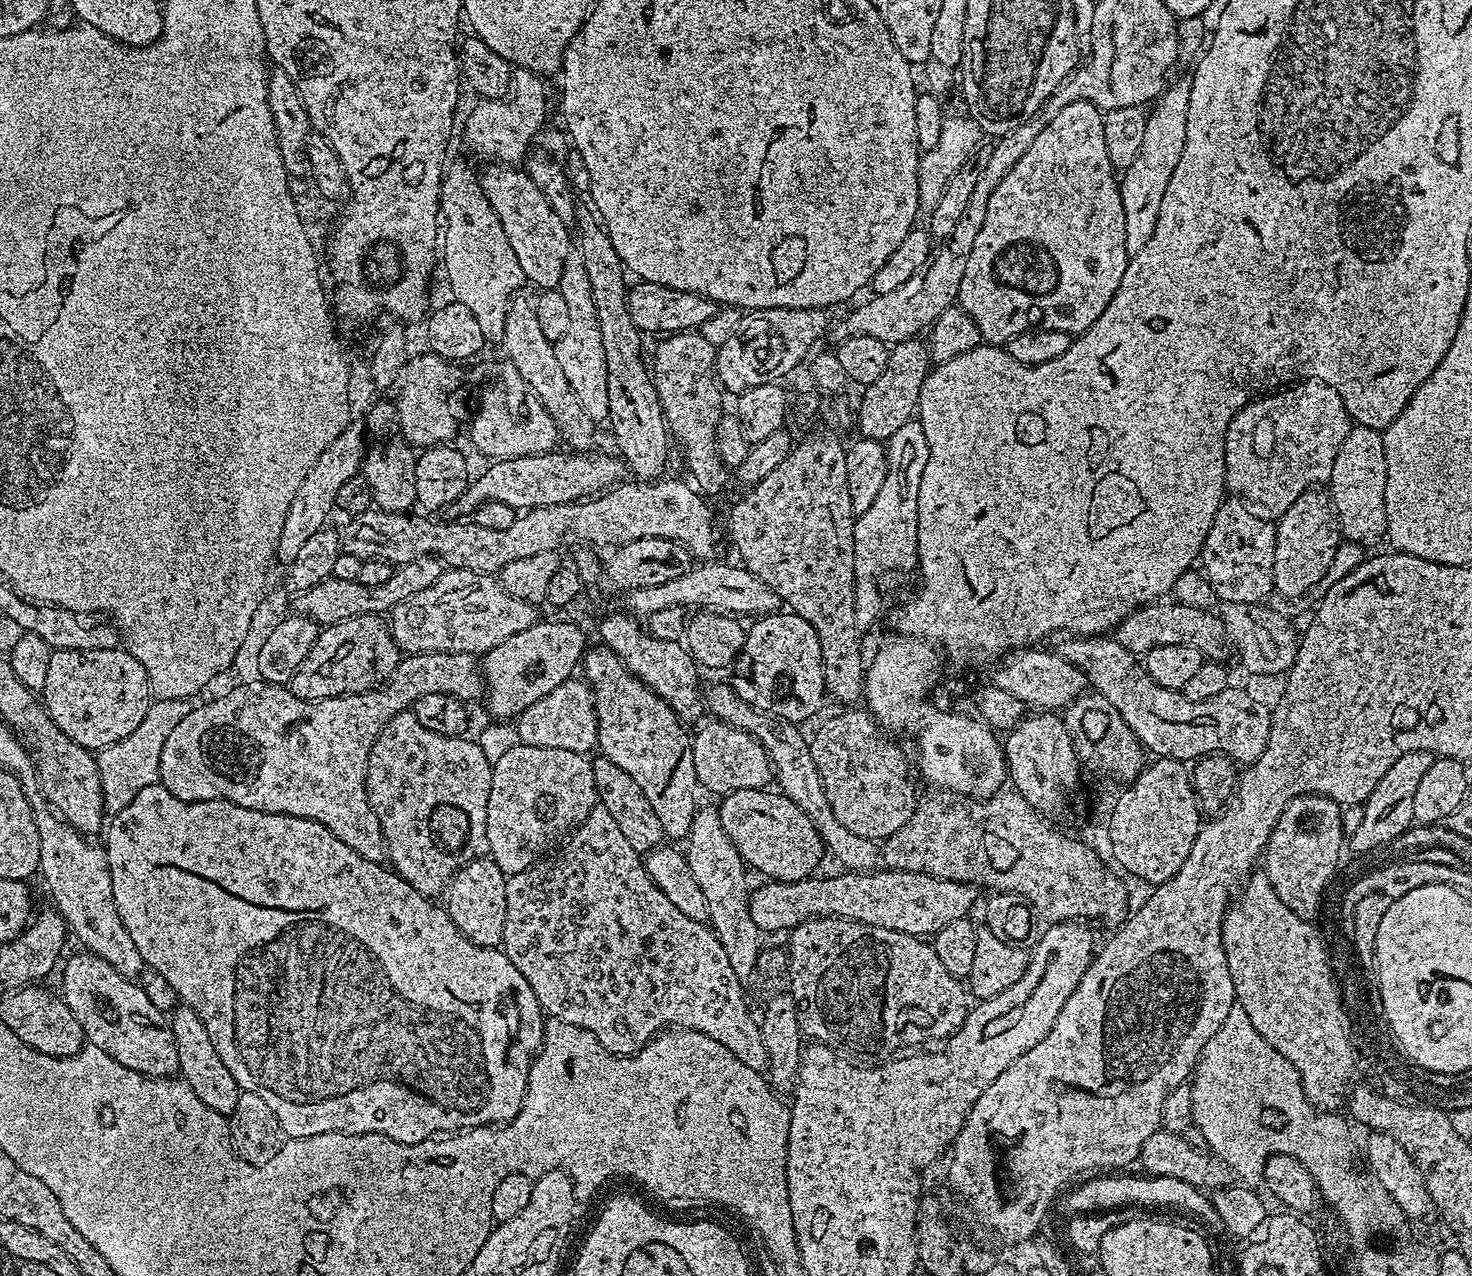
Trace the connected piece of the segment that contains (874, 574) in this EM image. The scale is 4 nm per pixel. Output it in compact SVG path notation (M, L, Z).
M919 419L906 422L886 441L888 469L882 490L874 498L870 510L856 517L854 526L854 606L856 623L872 624L884 608L884 596L880 593L880 579L891 572L917 571L918 554L918 486L922 483L922 470L926 470L926 458L930 458L930 446L926 446L926 434Z

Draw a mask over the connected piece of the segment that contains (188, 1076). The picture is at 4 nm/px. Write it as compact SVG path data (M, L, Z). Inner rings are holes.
M181 1006L171 1013L170 1023L174 1030L174 1042L178 1046L179 1079L186 1081L190 1090L198 1094L198 1099L206 1102L210 1110L218 1110L218 1114L229 1117L238 1103L242 1089L234 1074L230 1074L226 1062L222 1062L218 1050L214 1050L214 1042L210 1042L210 1034L206 1034L202 1018L198 1018L194 1010Z

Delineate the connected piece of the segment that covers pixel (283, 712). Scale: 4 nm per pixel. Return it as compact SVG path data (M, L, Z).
M417 652L408 654L401 659L400 665L394 670L394 674L389 678L388 683L382 684L378 688L371 688L368 692L359 692L349 696L335 696L325 700L303 700L292 693L291 687L282 684L255 683L240 684L233 692L228 692L225 696L220 696L217 700L202 705L201 708L193 707L186 718L182 718L182 722L178 722L178 726L174 726L174 730L170 732L170 738L166 738L166 746L162 748L160 783L164 785L166 790L170 790L170 794L174 794L174 798L178 798L182 802L193 804L203 800L229 800L250 810L277 812L278 814L313 820L322 826L326 826L326 830L330 830L330 834L334 834L334 838L338 838L338 842L346 842L346 846L350 846L350 850L354 850L362 858L377 862L383 861L386 856L384 836L381 834L380 823L374 814L374 810L368 804L364 775L368 765L368 755L378 738L378 734L382 734L382 730L390 722L390 718L394 718L399 712L409 711L412 705L418 702L418 698L422 698L424 694L450 694L458 700L471 702L471 700L478 699L479 696L481 699L486 692L481 665L478 663L477 657L470 652Z

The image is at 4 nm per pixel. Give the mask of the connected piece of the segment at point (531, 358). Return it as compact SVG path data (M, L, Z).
M513 299L506 314L506 321L503 327L503 338L501 340L507 361L522 375L522 380L527 382L533 393L539 398L540 404L554 419L556 431L559 437L564 440L569 449L576 452L588 452L596 438L596 423L588 416L582 408L574 390L566 381L564 373L556 359L554 344L546 338L546 334L539 326L538 316L531 301Z

